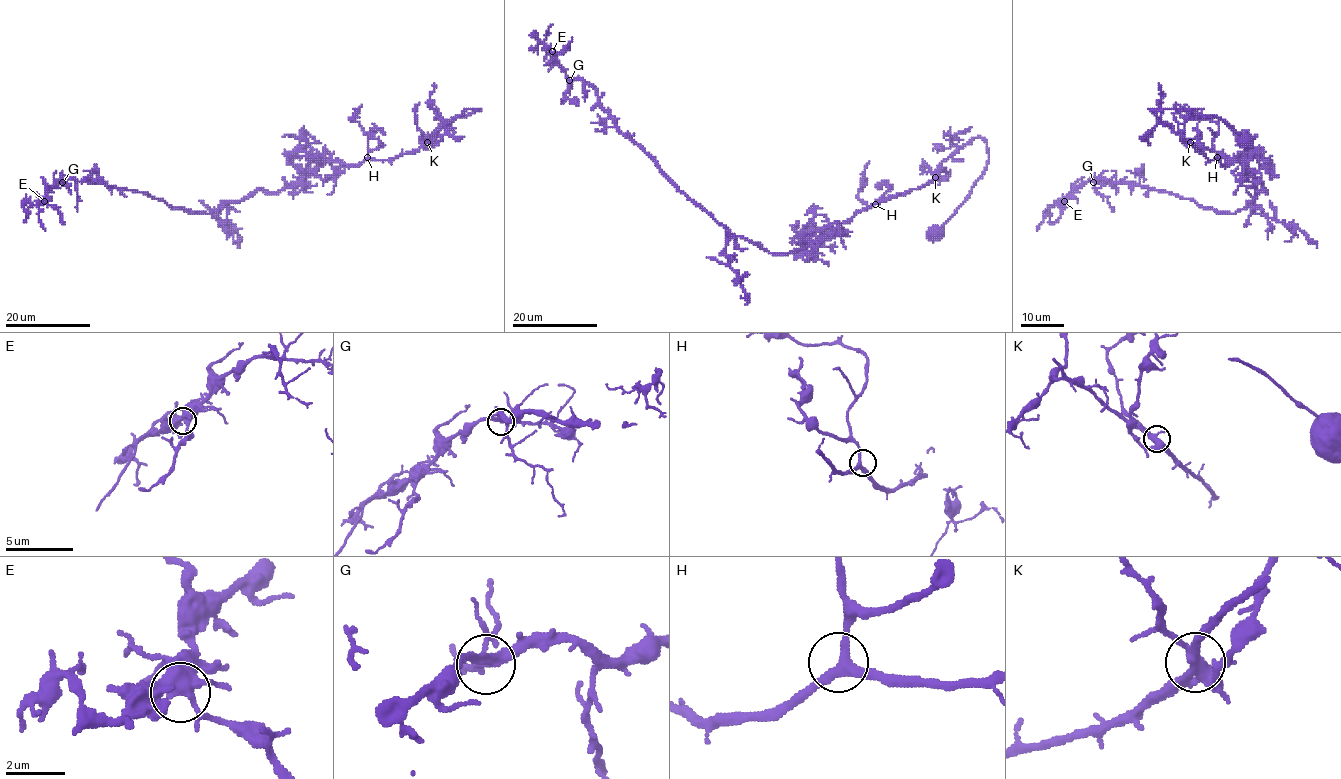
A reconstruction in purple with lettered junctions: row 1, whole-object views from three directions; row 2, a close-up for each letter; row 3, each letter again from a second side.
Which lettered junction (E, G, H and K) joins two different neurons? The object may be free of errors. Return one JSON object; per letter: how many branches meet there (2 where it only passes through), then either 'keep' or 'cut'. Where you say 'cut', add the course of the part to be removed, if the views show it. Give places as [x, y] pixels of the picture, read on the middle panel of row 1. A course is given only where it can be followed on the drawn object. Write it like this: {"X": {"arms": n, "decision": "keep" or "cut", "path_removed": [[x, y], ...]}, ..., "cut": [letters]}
{"E": {"arms": 4, "decision": "keep"}, "G": {"arms": 4, "decision": "keep"}, "H": {"arms": 3, "decision": "keep"}, "K": {"arms": 4, "decision": "keep"}, "cut": []}

